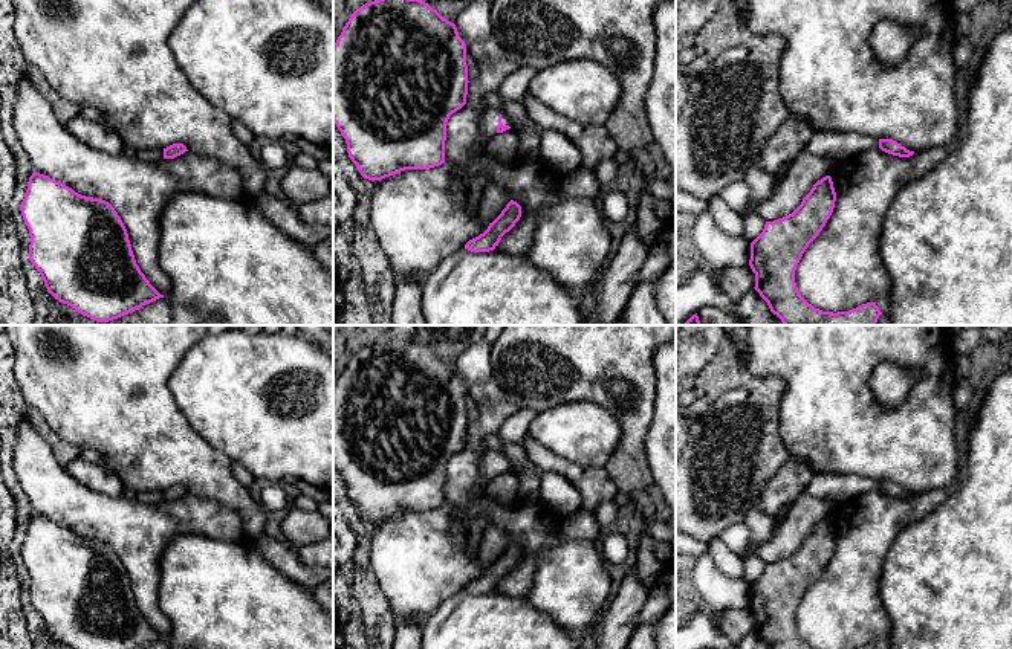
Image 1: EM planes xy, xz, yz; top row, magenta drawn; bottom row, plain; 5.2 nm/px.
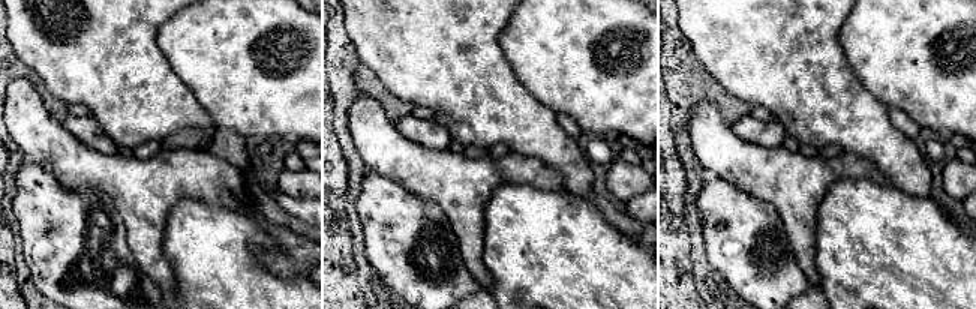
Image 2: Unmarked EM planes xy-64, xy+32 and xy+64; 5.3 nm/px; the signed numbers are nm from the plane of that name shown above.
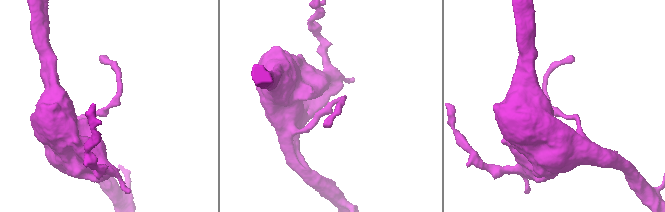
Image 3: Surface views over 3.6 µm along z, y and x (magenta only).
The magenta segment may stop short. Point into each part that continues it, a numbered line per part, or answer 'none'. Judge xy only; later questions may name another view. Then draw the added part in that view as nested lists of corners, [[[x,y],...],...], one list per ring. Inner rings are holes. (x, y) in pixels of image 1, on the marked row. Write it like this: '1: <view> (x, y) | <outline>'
none

